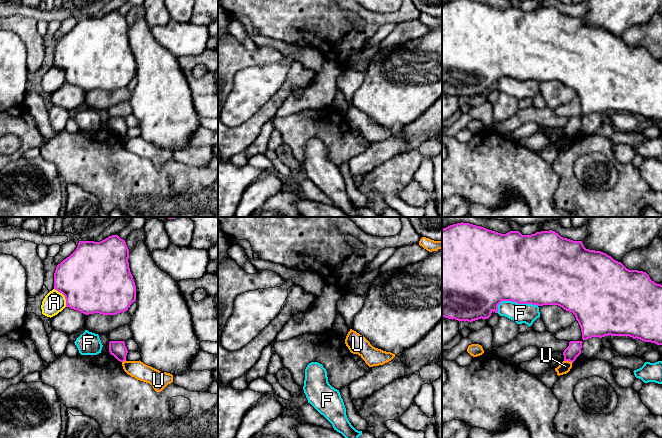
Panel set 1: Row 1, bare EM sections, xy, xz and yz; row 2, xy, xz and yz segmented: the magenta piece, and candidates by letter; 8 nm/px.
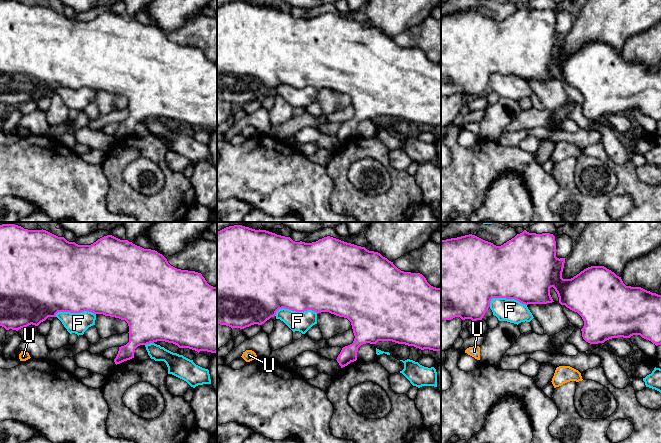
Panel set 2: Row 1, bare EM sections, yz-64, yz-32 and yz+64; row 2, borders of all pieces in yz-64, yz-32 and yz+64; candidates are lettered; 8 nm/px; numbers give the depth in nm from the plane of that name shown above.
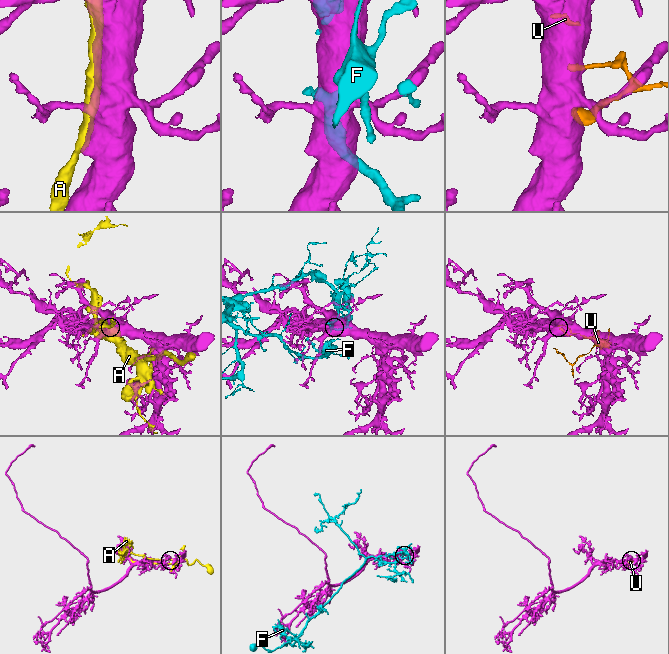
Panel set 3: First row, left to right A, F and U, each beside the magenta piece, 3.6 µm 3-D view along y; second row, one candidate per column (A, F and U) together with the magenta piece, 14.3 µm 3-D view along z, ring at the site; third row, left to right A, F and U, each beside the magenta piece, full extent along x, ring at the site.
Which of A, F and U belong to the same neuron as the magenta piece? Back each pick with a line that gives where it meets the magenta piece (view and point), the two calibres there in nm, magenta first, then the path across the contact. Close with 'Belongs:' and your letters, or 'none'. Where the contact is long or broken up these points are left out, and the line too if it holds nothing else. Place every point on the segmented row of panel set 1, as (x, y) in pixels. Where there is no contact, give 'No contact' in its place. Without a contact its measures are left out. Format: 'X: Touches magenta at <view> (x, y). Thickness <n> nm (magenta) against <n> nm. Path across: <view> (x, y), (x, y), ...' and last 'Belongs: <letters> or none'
Belongs: none

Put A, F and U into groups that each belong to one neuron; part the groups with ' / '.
A / F / U

